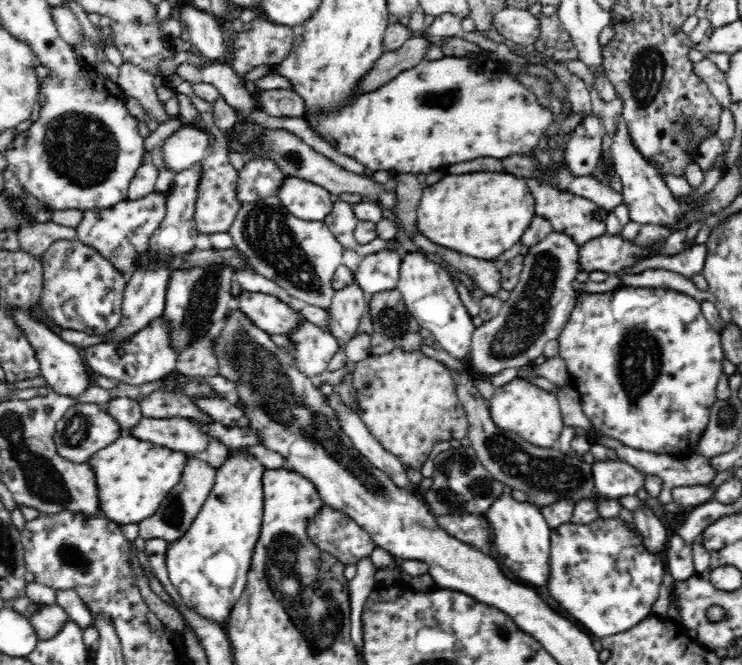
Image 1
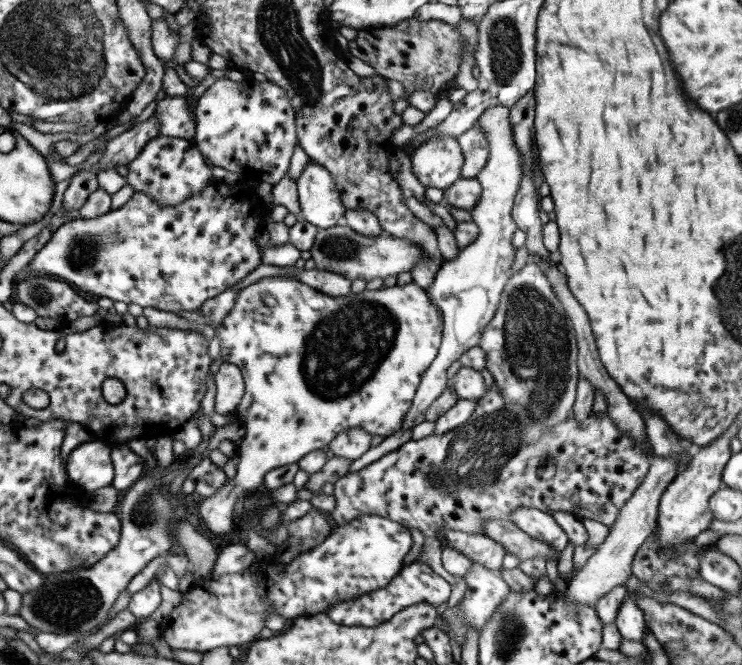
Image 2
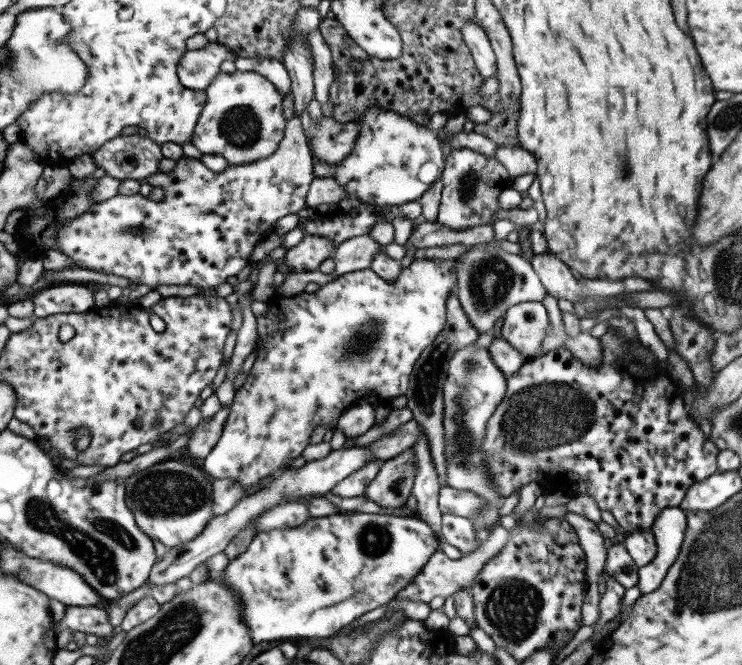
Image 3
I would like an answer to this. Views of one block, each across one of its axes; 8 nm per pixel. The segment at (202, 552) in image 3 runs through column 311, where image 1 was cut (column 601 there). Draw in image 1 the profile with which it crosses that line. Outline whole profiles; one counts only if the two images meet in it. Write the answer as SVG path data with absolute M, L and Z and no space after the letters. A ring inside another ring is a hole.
M619 460L596 461L591 465L597 497L620 499L622 496L634 496L644 488L646 473Z

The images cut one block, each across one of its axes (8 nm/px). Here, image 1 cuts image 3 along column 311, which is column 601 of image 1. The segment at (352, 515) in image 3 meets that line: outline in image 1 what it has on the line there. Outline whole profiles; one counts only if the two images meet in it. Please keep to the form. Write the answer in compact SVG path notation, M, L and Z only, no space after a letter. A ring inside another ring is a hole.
M598 518L594 522L564 523L551 529L550 534L550 578L546 586L552 598L562 606L562 612L584 631L604 638L630 630L652 614L652 605L658 600L658 592L664 566L660 556L650 552L643 543L642 536L630 529L624 520Z

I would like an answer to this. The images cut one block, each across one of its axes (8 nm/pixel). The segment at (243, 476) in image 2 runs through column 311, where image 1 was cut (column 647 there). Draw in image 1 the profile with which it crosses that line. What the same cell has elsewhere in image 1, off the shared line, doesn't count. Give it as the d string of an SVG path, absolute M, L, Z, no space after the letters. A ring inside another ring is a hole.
M620 286L617 289L603 293L577 294L576 306L574 306L571 318L558 338L558 354L564 359L566 370L568 370L569 377L573 381L574 388L580 394L582 410L588 417L591 430L593 430L595 436L607 436L621 442L628 448L654 454L683 456L693 453L694 446L700 440L706 426L708 426L710 409L717 399L716 384L722 376L722 360L725 358L721 333L716 332L708 324L704 314L700 311L700 303L701 301L680 291L648 287Z

